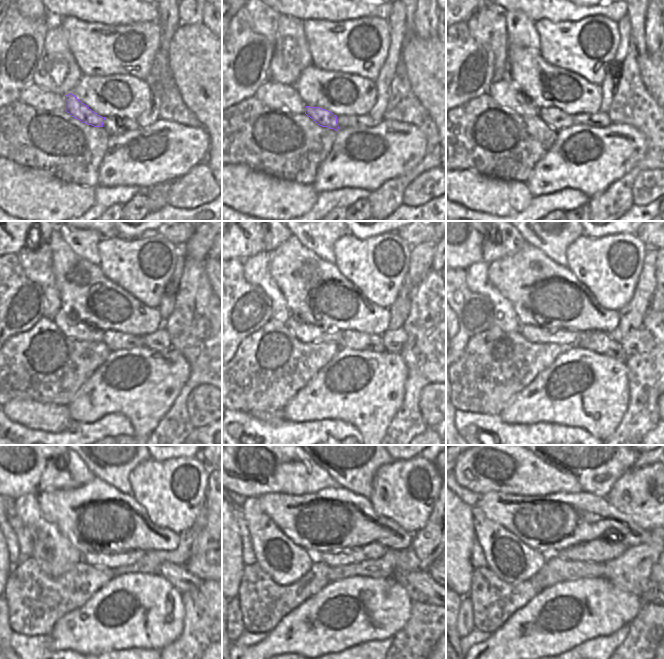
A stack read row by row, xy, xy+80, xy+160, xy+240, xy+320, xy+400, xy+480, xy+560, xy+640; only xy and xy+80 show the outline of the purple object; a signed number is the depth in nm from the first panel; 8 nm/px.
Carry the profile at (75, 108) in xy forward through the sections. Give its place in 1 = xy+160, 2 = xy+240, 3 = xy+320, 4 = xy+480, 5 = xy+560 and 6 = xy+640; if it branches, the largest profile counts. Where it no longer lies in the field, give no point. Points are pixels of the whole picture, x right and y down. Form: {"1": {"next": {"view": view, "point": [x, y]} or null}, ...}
{"1": {"next": {"view": "xy+160", "point": [556, 119]}}, "2": {"next": {"view": "xy+240", "point": [115, 341]}}, "3": {"next": {"view": "xy+320", "point": [355, 340]}}, "4": {"next": {"view": "xy+480", "point": [177, 575]}}, "5": {"next": {"view": "xy+560", "point": [419, 586]}}, "6": {"next": {"view": "xy+640", "point": [649, 596]}}}

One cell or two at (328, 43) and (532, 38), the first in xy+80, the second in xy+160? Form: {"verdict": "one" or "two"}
{"verdict": "two"}

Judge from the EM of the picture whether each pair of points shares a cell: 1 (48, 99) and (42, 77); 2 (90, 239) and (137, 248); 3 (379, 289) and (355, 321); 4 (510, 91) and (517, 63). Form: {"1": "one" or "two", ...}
{"1": "two", "2": "two", "3": "two", "4": "two"}

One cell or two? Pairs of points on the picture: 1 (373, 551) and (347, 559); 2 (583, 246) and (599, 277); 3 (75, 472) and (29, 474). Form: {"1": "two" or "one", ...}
{"1": "one", "2": "one", "3": "one"}

